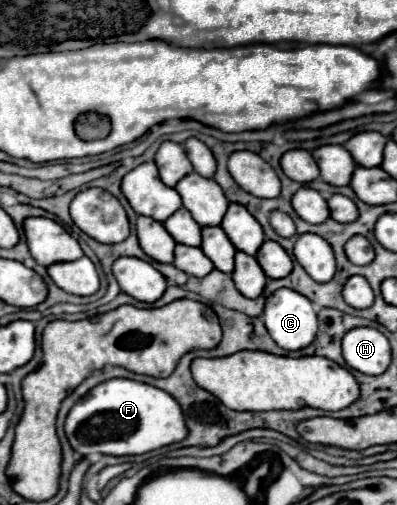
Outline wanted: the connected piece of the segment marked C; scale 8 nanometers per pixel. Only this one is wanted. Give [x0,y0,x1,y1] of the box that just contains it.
[264,288,318,350]

